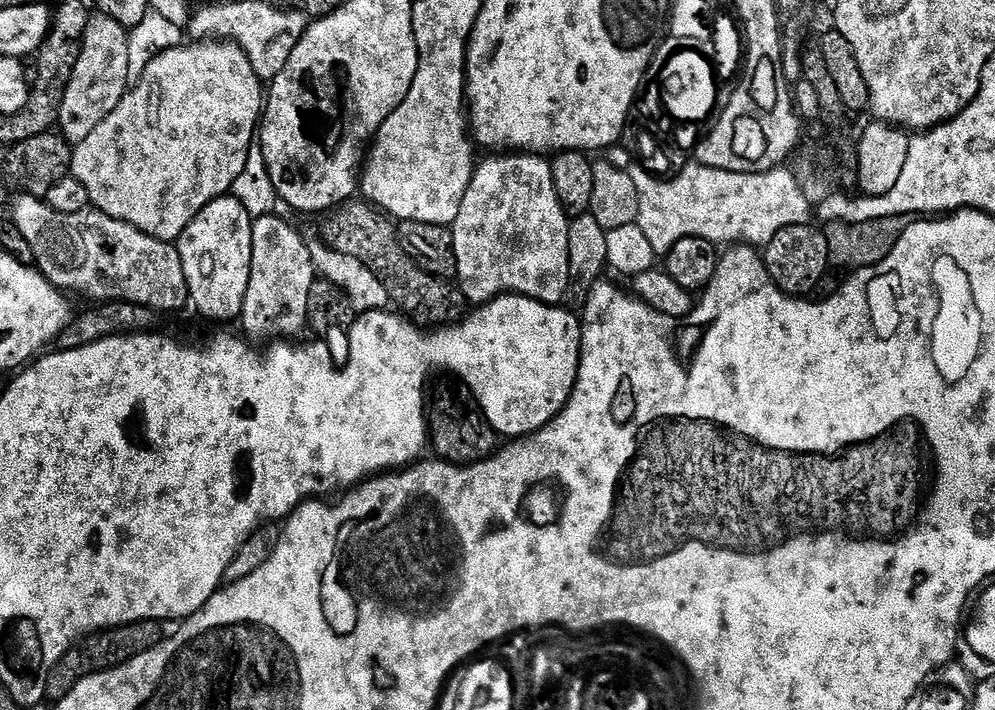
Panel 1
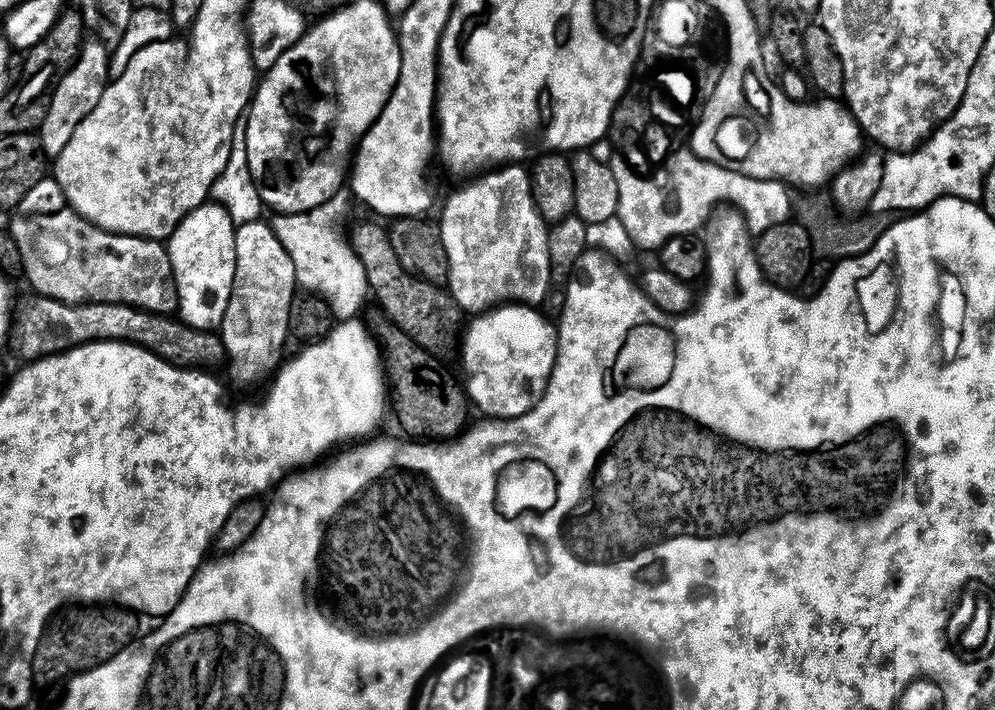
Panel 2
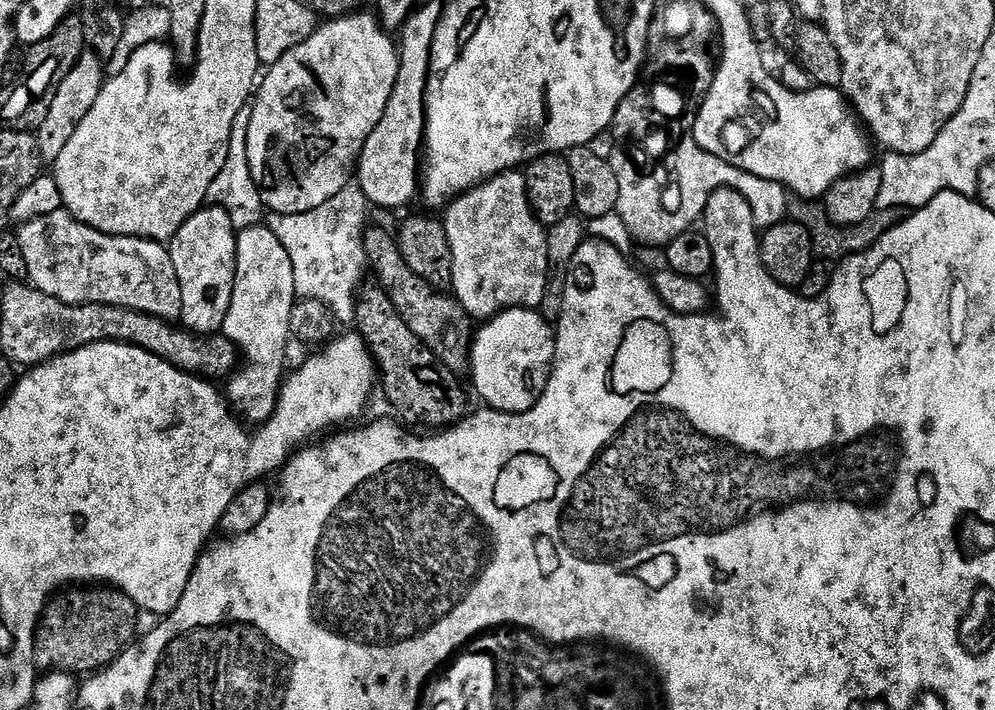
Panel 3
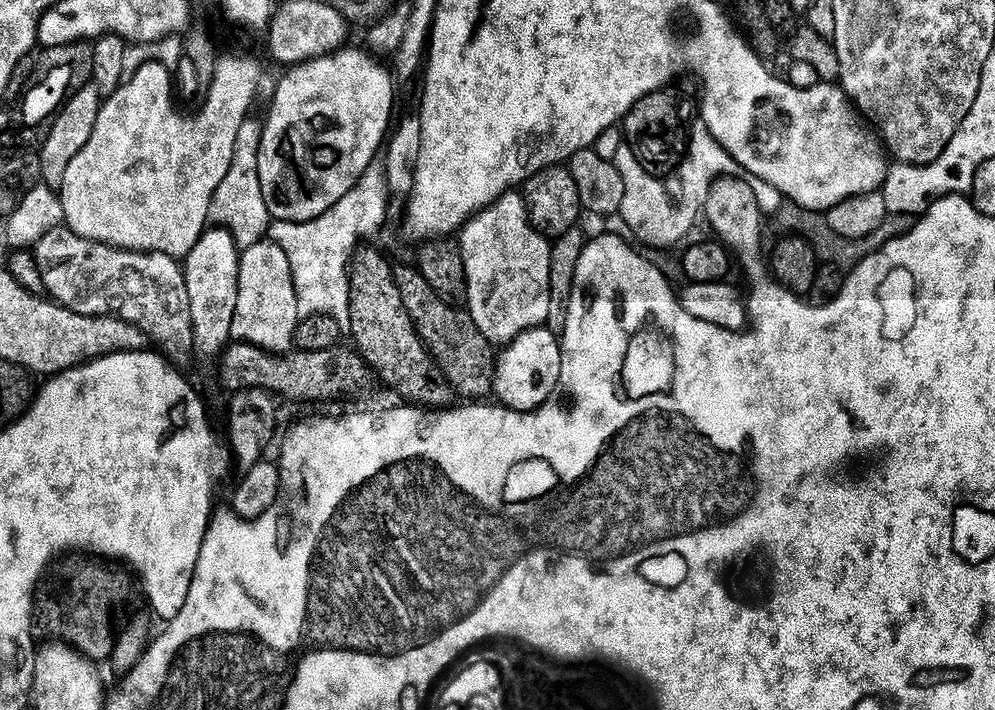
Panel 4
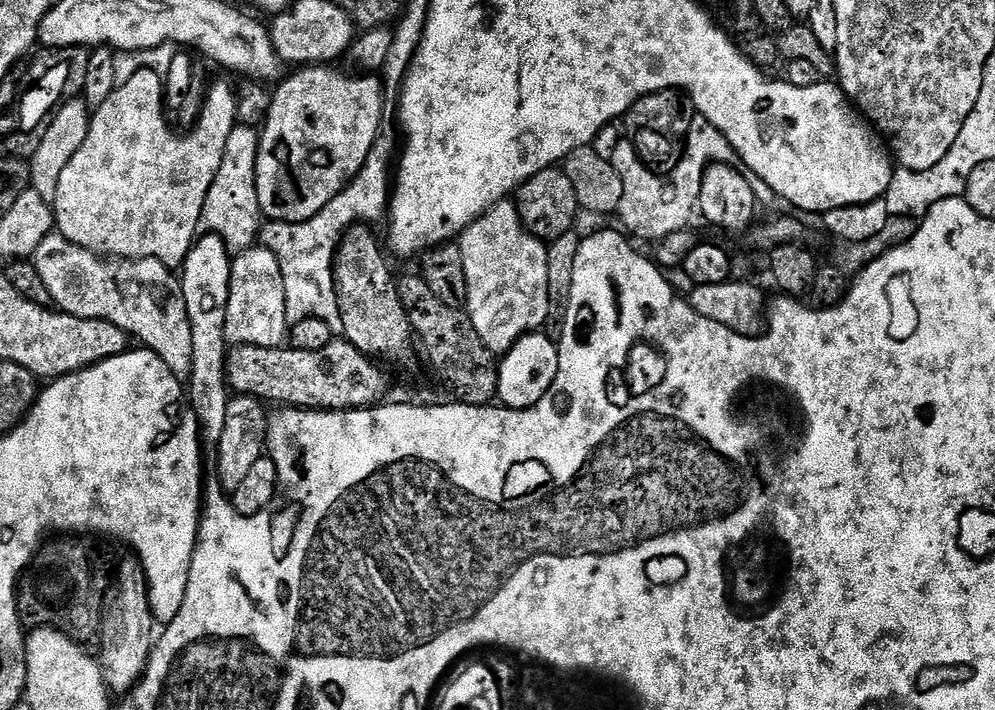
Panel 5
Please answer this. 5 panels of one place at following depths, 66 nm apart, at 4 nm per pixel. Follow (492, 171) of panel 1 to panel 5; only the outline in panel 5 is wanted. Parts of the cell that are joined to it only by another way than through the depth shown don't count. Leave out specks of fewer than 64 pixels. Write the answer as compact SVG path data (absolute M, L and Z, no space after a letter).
M505 198L488 209L459 237L462 266L466 270L468 302L466 311L478 330L478 338L493 354L509 352L516 341L535 333L545 323L548 314L548 244L524 229L515 203Z

